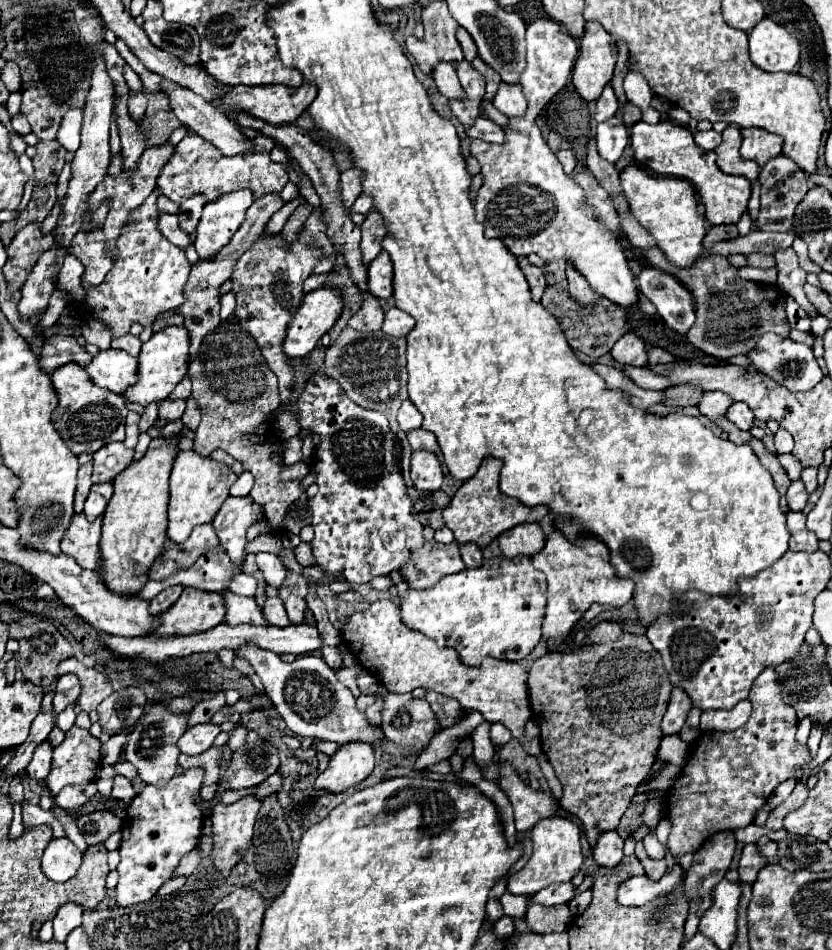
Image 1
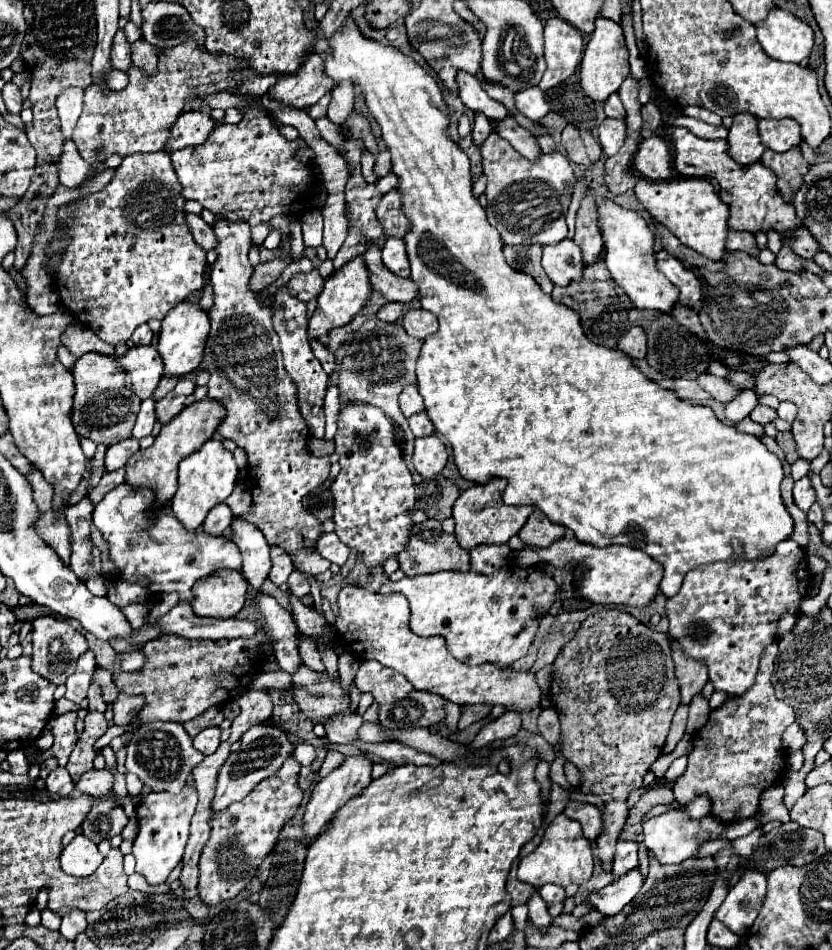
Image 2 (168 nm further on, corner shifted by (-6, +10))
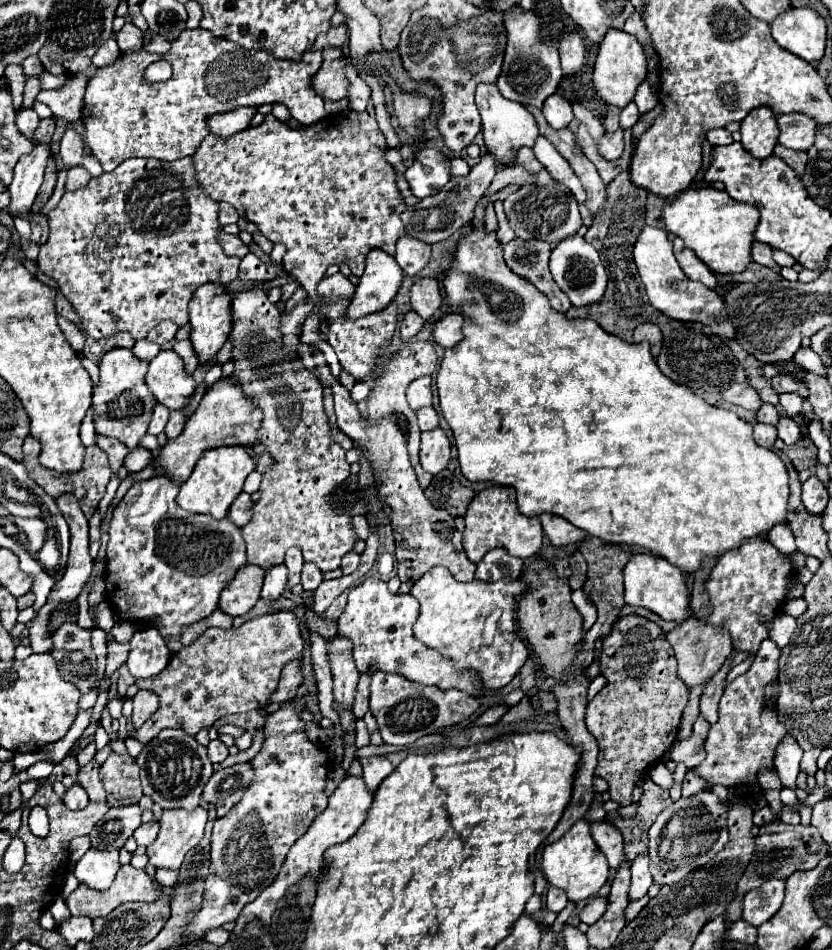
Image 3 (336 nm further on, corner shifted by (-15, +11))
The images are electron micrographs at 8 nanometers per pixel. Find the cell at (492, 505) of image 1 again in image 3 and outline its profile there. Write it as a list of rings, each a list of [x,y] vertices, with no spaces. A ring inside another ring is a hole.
[[[487,487],[479,495],[473,497],[469,509],[465,513],[465,531],[463,531],[463,547],[469,561],[479,563],[483,555],[491,549],[503,547],[507,553],[527,559],[539,553],[543,541],[543,529],[537,517],[525,517],[517,511],[515,497],[509,497],[507,487]]]

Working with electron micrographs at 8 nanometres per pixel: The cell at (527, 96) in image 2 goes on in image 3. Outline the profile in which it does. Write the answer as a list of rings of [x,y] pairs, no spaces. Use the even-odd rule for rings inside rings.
[[[551,95],[543,105],[543,115],[553,129],[563,129],[573,121],[571,103],[561,95]]]

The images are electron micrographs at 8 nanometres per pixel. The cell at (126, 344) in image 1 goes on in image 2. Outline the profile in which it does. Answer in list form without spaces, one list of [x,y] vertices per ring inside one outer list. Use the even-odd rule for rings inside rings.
[[[142,324],[142,326],[138,326],[136,330],[134,330],[134,334],[132,334],[132,338],[130,338],[134,344],[138,344],[138,346],[148,346],[150,342],[152,342],[152,330],[148,328],[148,324]]]

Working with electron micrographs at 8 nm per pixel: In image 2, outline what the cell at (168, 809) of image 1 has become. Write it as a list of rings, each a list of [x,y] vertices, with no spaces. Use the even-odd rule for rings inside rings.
[[[186,784],[182,792],[178,794],[170,794],[166,790],[148,792],[136,806],[138,834],[132,846],[132,854],[136,858],[136,872],[142,874],[150,886],[158,886],[166,882],[168,874],[182,860],[184,846],[190,834],[190,820],[196,810],[196,802],[198,802],[196,790],[190,784]]]

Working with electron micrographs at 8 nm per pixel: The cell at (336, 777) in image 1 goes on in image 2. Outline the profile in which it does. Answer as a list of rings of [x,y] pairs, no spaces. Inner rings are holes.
[[[362,754],[362,756],[348,756],[340,768],[336,768],[334,772],[330,772],[326,778],[322,778],[320,782],[314,784],[310,802],[306,804],[306,812],[304,812],[304,834],[308,838],[308,842],[312,842],[320,832],[324,832],[326,824],[334,818],[334,812],[344,806],[352,796],[360,794],[370,782],[372,782],[372,760]]]

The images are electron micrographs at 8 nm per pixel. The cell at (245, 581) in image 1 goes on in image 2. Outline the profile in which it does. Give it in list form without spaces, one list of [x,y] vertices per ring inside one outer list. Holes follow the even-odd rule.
[[[120,484],[114,490],[110,490],[94,508],[94,526],[102,532],[102,536],[110,544],[110,556],[112,556],[116,568],[120,570],[120,578],[140,580],[146,576],[150,580],[148,588],[150,588],[152,596],[166,594],[166,592],[178,592],[180,602],[190,602],[192,600],[192,586],[196,580],[206,578],[220,568],[230,568],[230,570],[238,570],[238,572],[242,570],[242,556],[232,540],[228,540],[224,536],[210,536],[208,538],[208,536],[202,536],[200,530],[188,532],[176,520],[176,516],[168,510],[168,506],[164,510],[160,510],[154,520],[150,520],[152,504],[154,504],[154,494],[150,490],[142,490],[142,488],[136,490],[136,488],[130,488],[126,484]]]

